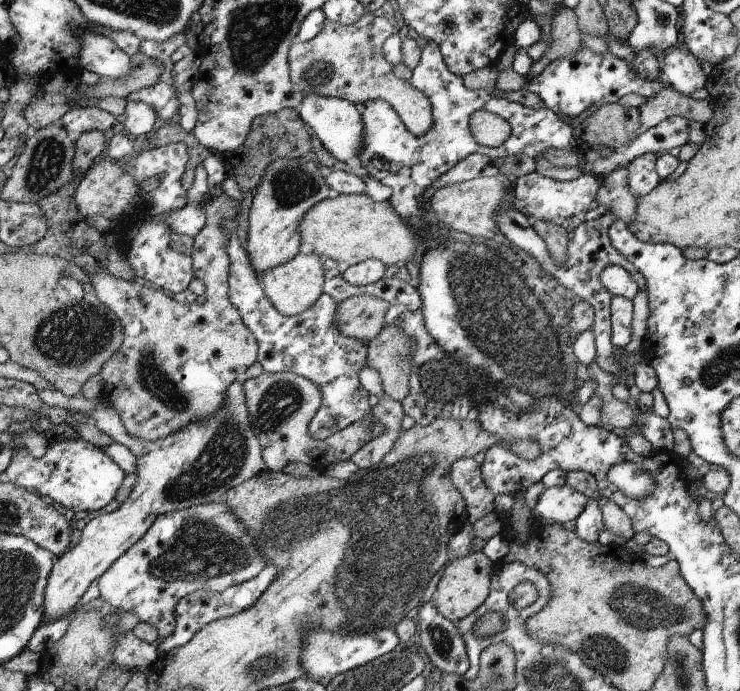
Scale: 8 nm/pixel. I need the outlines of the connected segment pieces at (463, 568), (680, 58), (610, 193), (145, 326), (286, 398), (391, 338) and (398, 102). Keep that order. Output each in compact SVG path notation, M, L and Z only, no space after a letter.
M482 551L452 559L452 564L448 564L444 570L444 576L432 596L431 604L444 619L450 620L452 623L473 614L487 600L495 564Z
M681 41L667 56L662 56L660 62L663 80L680 93L692 93L705 86L707 76L701 68L701 63Z
M626 167L615 169L610 175L605 176L596 202L611 209L628 228L637 219L637 200L629 194L627 177Z
M224 192L216 199L209 198L202 206L207 217L206 225L195 237L191 251L195 278L203 280L206 287L206 302L202 305L183 305L158 289L115 278L106 267L98 273L88 274L100 302L114 311L123 323L123 334L126 336L123 345L103 366L99 376L104 382L102 402L110 404L118 414L129 436L155 442L182 431L191 423L206 421L225 406L230 386L236 380L243 379L250 366L257 362L259 346L252 332L243 324L240 312L229 299L230 287L227 281L230 262L225 250L228 238L227 233L219 228L222 219L235 219L239 206L240 203L231 200Z
M264 372L258 377L242 380L246 392L251 428L259 439L266 469L282 471L290 463L315 466L319 461L346 461L372 440L369 426L374 418L352 424L334 436L319 440L311 434L310 425L319 413L323 396L319 387L305 377L293 373Z
M391 325L384 326L367 348L368 365L380 374L385 395L397 402L401 402L409 394L412 347L411 337L406 337L397 327Z
M365 13L354 25L342 25L326 20L324 29L309 42L298 42L292 46L290 55L291 82L295 83L304 95L335 97L348 100L351 104L362 107L367 101L381 99L386 102L403 121L405 128L413 136L423 136L433 128L433 109L428 98L415 90L408 81L396 78L392 65L385 60L383 52L386 40L396 32L386 18L378 18Z

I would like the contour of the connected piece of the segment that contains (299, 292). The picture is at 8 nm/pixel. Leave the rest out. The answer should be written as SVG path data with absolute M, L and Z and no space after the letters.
M298 254L289 262L267 269L260 274L264 292L280 314L293 316L309 310L324 294L323 258L312 254Z

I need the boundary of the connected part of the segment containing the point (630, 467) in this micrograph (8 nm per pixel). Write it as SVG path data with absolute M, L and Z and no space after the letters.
M630 460L614 464L606 479L631 500L646 500L657 488L656 479L650 471Z

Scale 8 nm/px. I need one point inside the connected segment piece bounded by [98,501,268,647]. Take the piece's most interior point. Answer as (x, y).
(205, 547)

